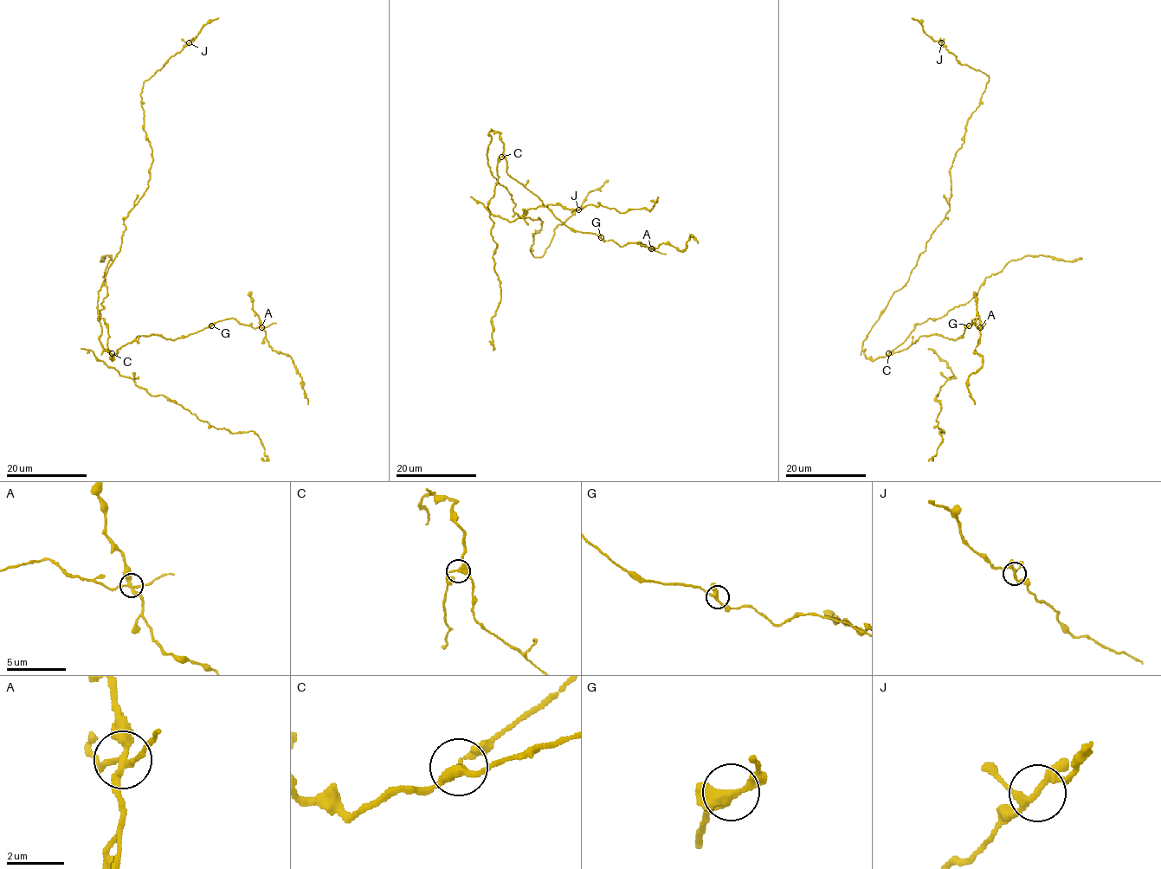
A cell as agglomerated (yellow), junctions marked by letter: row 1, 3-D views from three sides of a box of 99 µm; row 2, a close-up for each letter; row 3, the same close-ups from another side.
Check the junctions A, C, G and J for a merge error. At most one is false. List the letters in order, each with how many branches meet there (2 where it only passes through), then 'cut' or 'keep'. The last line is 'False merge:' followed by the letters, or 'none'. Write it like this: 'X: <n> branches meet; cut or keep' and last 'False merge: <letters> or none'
A: 4 branches meet; cut
C: 3 branches meet; keep
G: 3 branches meet; keep
J: 4 branches meet; keep
False merge: A

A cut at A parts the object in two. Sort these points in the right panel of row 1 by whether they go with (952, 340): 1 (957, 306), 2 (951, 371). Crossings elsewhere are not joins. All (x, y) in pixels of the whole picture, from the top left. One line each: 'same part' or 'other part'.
1: same part
2: same part

